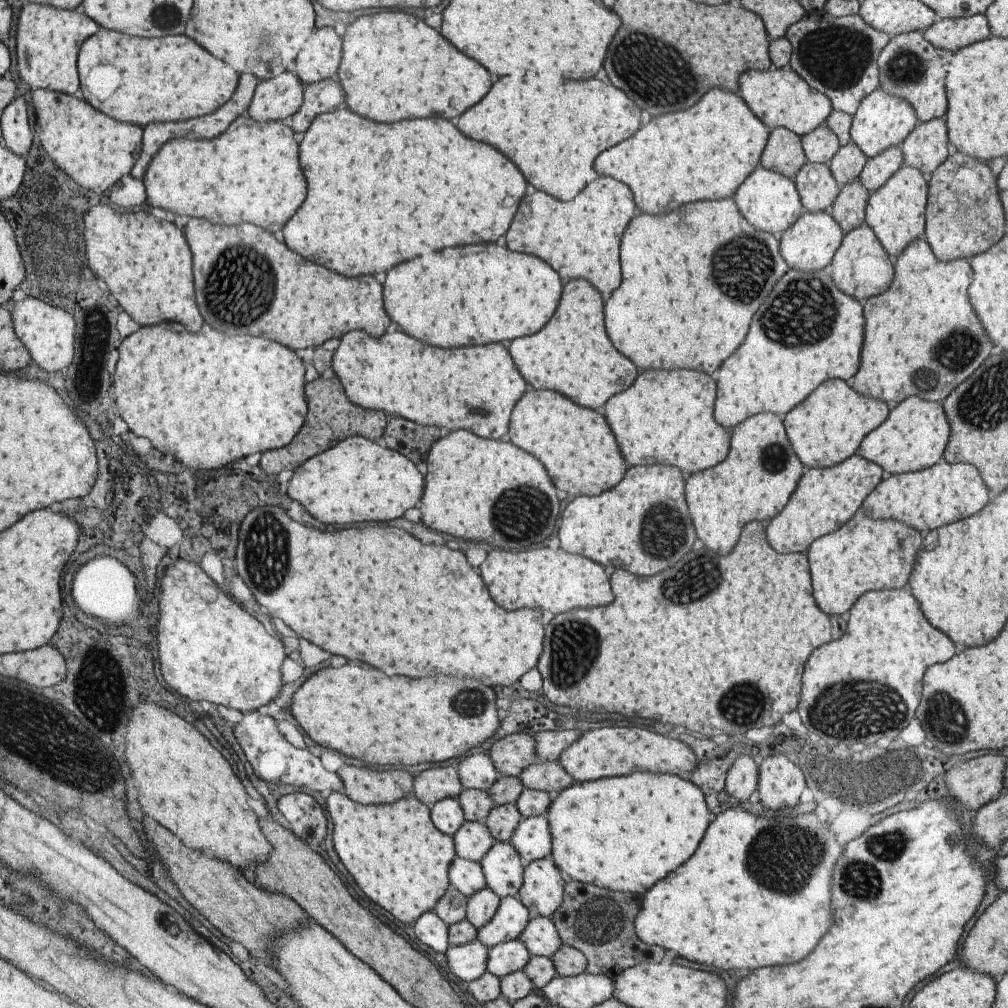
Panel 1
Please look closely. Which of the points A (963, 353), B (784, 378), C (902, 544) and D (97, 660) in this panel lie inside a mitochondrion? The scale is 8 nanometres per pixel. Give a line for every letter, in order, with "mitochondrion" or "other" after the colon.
A: mitochondrion
B: other
C: mitochondrion
D: other

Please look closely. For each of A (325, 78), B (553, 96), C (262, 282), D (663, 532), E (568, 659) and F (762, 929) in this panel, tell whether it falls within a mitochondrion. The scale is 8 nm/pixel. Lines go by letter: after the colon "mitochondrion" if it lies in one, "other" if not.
A: other
B: other
C: mitochondrion
D: mitochondrion
E: mitochondrion
F: other

